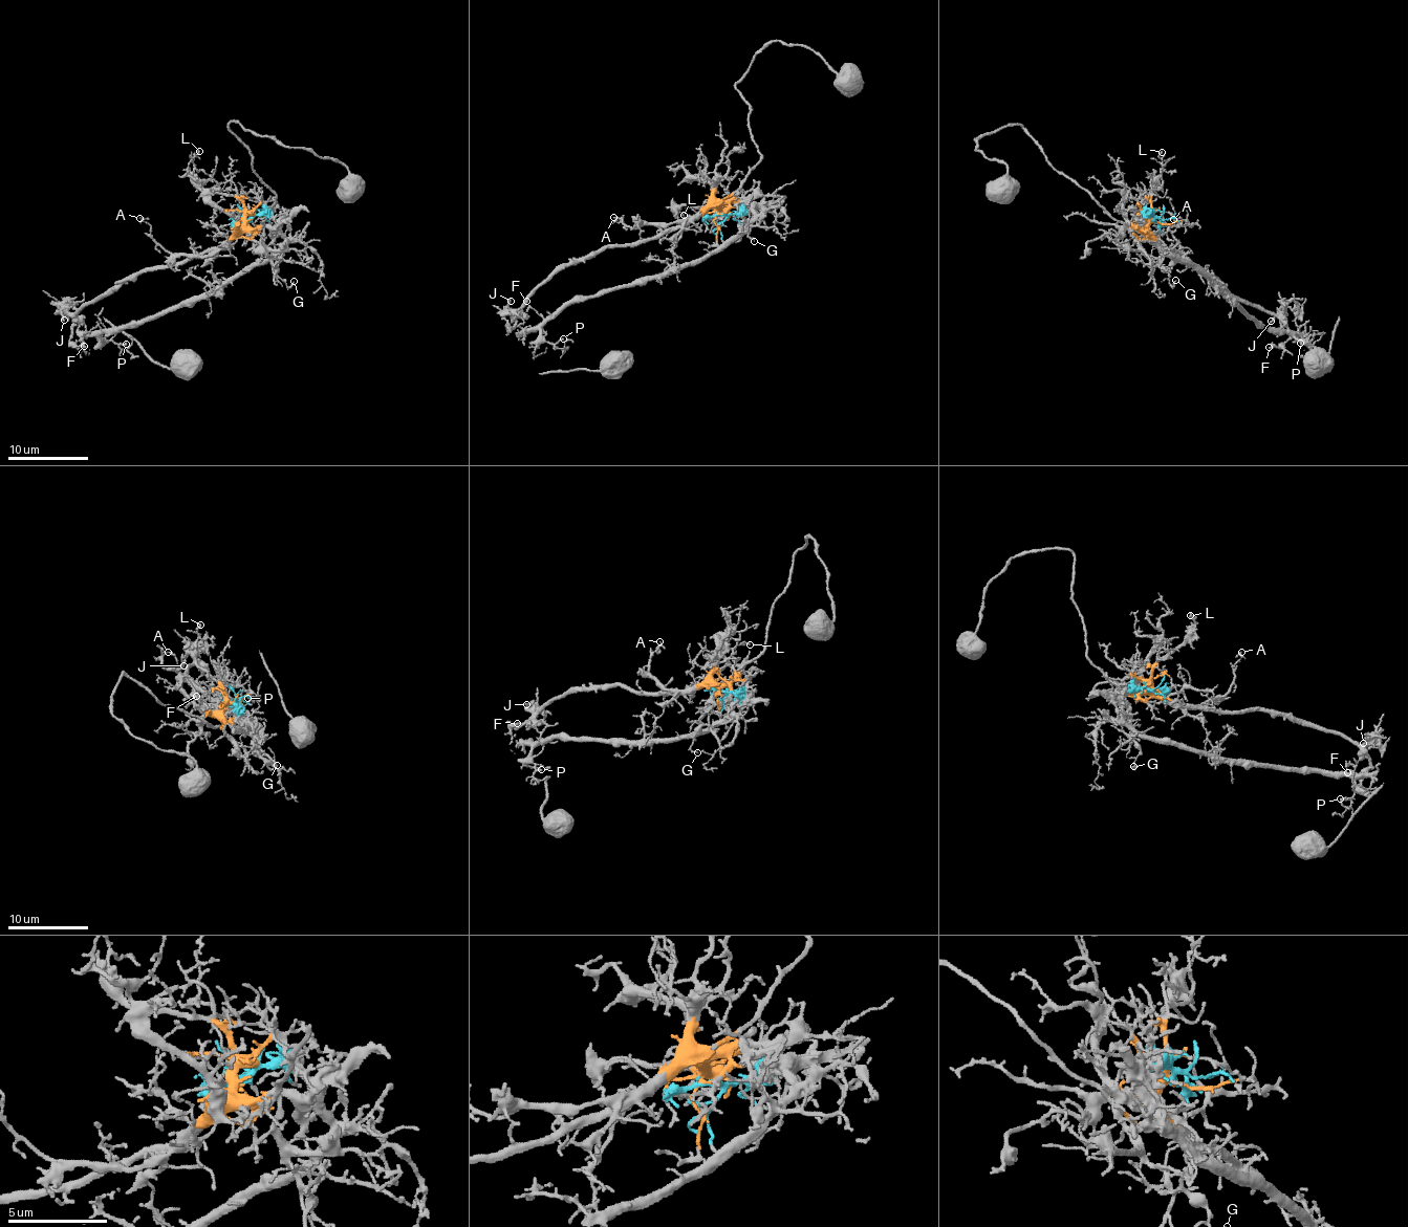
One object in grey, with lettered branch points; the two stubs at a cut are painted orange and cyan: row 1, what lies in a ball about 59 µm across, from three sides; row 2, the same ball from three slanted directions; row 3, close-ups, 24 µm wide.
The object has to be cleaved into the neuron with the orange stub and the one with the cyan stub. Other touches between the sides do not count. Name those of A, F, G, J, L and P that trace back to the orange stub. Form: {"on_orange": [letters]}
{"on_orange": ["A", "F", "J", "L"]}

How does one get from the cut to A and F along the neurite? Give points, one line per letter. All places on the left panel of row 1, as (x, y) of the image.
A: (245, 221), (207, 256), (173, 256), (150, 234), (147, 221), (139, 217)
F: (245, 221), (220, 245), (168, 268), (141, 270), (87, 302), (76, 316), (69, 338), (85, 347)

